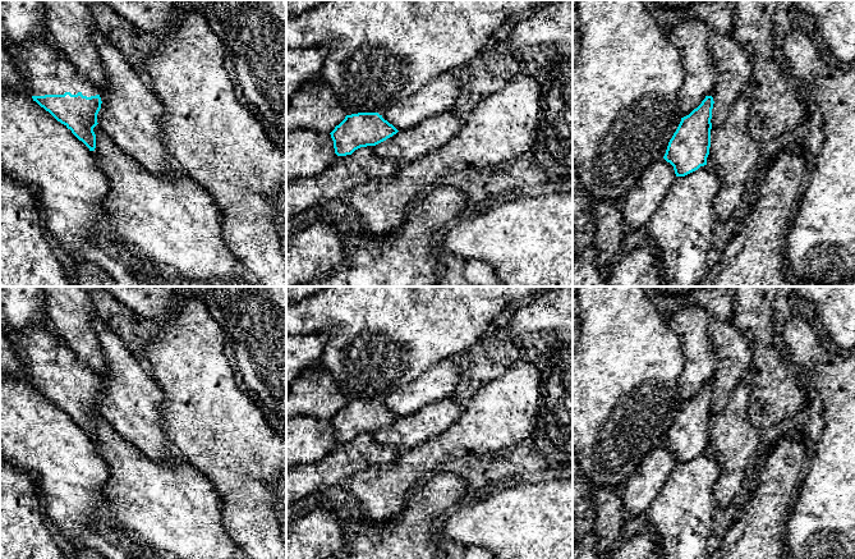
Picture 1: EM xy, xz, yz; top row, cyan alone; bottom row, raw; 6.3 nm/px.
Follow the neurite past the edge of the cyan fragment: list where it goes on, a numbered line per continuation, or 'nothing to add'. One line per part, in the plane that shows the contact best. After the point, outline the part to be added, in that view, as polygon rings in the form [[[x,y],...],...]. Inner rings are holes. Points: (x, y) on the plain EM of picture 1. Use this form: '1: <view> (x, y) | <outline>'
1: xy (44, 356) | [[[29,325],[20,331],[1,329],[14,347],[24,376],[31,384],[65,379],[81,379],[87,384],[100,381],[96,371],[86,366],[49,325]]]

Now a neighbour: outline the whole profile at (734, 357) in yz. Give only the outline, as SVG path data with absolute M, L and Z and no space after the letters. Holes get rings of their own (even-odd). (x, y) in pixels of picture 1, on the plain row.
M732 319L709 322L709 338L716 345L717 363L712 384L711 434L707 453L720 463L720 475L730 473L730 395L749 374L751 350Z

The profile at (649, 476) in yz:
M663 444L648 453L624 486L622 499L630 516L638 517L648 512L676 464L674 453Z

